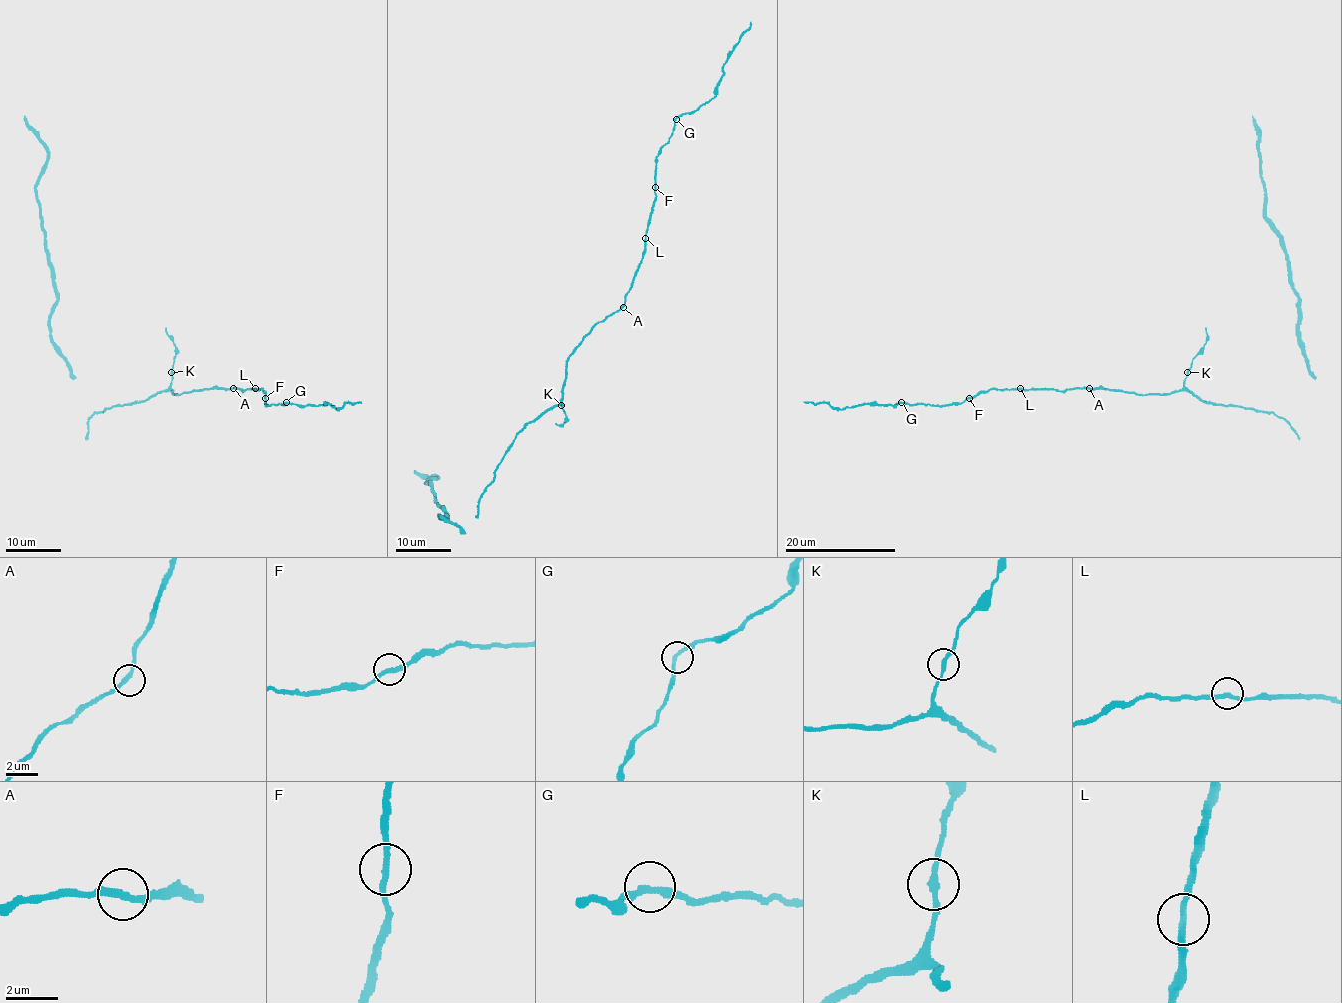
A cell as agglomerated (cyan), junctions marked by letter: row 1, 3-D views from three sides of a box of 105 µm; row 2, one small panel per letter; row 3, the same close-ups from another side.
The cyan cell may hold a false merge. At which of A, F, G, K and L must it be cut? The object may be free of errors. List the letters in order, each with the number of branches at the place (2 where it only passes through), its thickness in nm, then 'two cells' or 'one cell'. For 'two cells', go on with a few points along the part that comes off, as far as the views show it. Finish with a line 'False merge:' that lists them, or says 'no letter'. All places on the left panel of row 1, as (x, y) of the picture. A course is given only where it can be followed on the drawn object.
A: 2 branches meet; 240 nm thick; one cell
F: 2 branches meet; 240 nm thick; one cell
G: 2 branches meet; 240 nm thick; one cell
K: 2 branches meet; 240 nm thick; one cell
L: 2 branches meet; 240 nm thick; one cell
False merge: no letter

